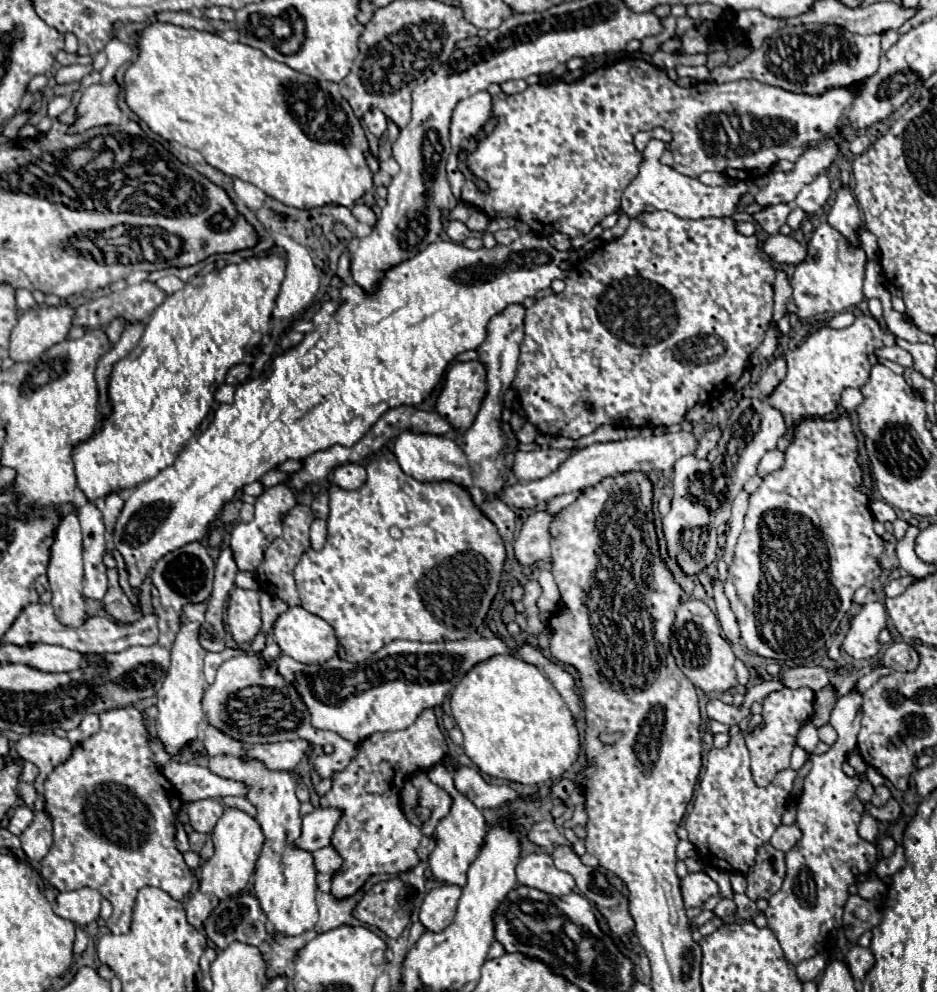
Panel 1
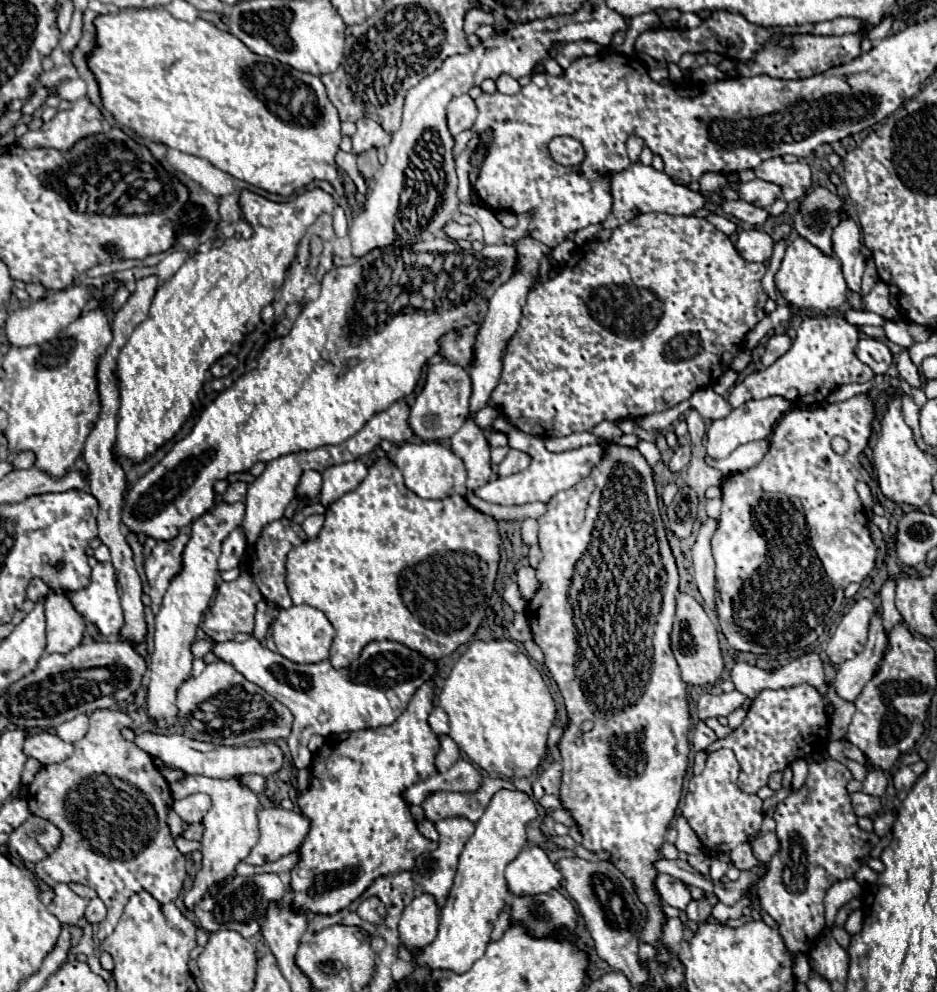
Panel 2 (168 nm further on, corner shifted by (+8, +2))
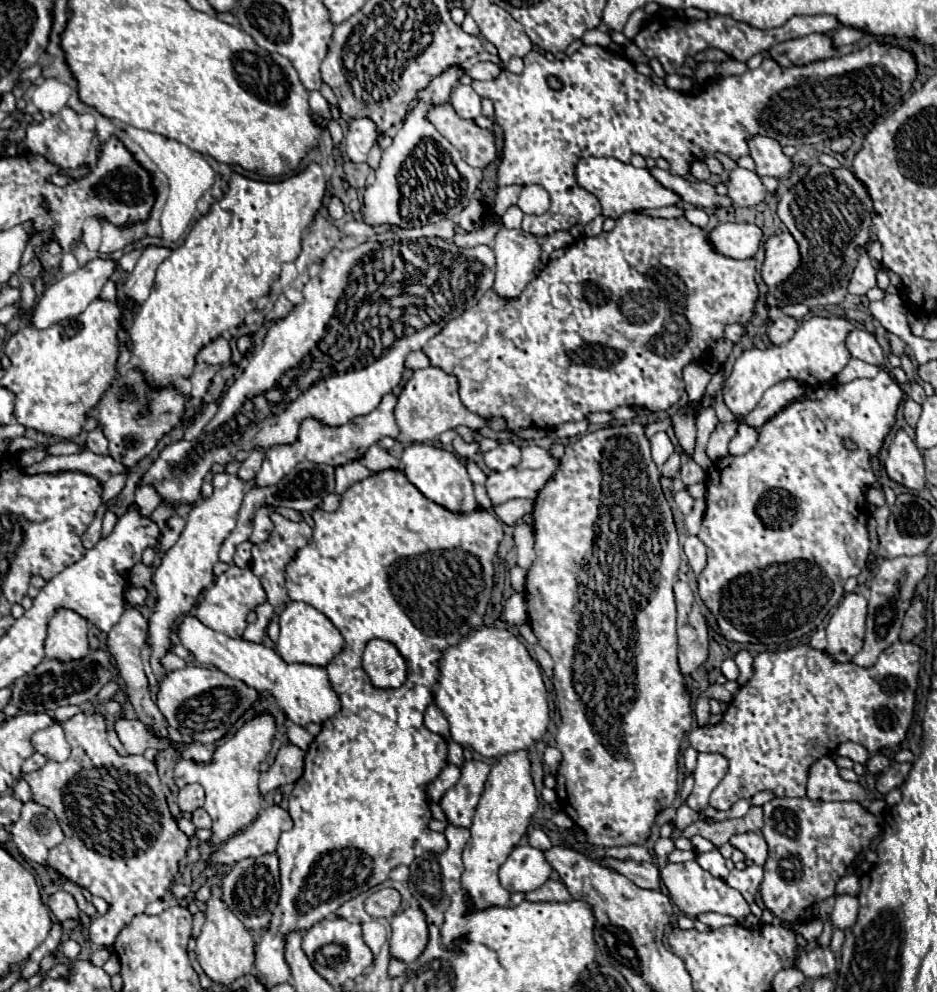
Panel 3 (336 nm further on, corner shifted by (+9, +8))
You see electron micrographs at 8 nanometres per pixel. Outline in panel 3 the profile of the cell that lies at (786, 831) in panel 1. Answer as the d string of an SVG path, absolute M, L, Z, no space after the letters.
M743 833L743 835L733 835L729 843L739 849L745 859L751 859L755 865L763 865L767 859L767 843L759 833Z

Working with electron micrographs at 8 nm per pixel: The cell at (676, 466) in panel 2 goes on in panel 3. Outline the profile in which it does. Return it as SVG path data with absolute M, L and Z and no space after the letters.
M673 453L673 455L667 459L667 463L663 465L661 475L667 477L667 479L673 479L677 473L679 473L679 453Z

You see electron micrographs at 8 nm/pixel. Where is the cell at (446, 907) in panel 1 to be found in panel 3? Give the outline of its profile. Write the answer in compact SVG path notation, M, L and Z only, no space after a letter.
M407 907L403 913L397 913L391 921L391 939L389 953L391 957L413 963L427 945L427 923L419 907Z

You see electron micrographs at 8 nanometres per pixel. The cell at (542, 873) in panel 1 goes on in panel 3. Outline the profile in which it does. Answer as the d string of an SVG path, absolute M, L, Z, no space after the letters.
M523 843L513 847L507 861L501 865L499 881L511 893L529 893L539 889L549 879L551 871L553 867L547 863L543 851Z

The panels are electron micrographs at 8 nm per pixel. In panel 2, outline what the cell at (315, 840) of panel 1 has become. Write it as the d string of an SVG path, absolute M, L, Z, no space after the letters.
M282 807L258 809L260 839L252 853L244 859L250 865L264 865L276 861L292 851L298 851L310 831L310 819L298 811L286 811Z

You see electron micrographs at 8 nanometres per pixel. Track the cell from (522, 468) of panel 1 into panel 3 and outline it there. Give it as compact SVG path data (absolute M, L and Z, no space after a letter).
M499 443L495 449L483 455L483 461L493 471L507 471L511 465L517 465L521 461L521 451L513 443Z

